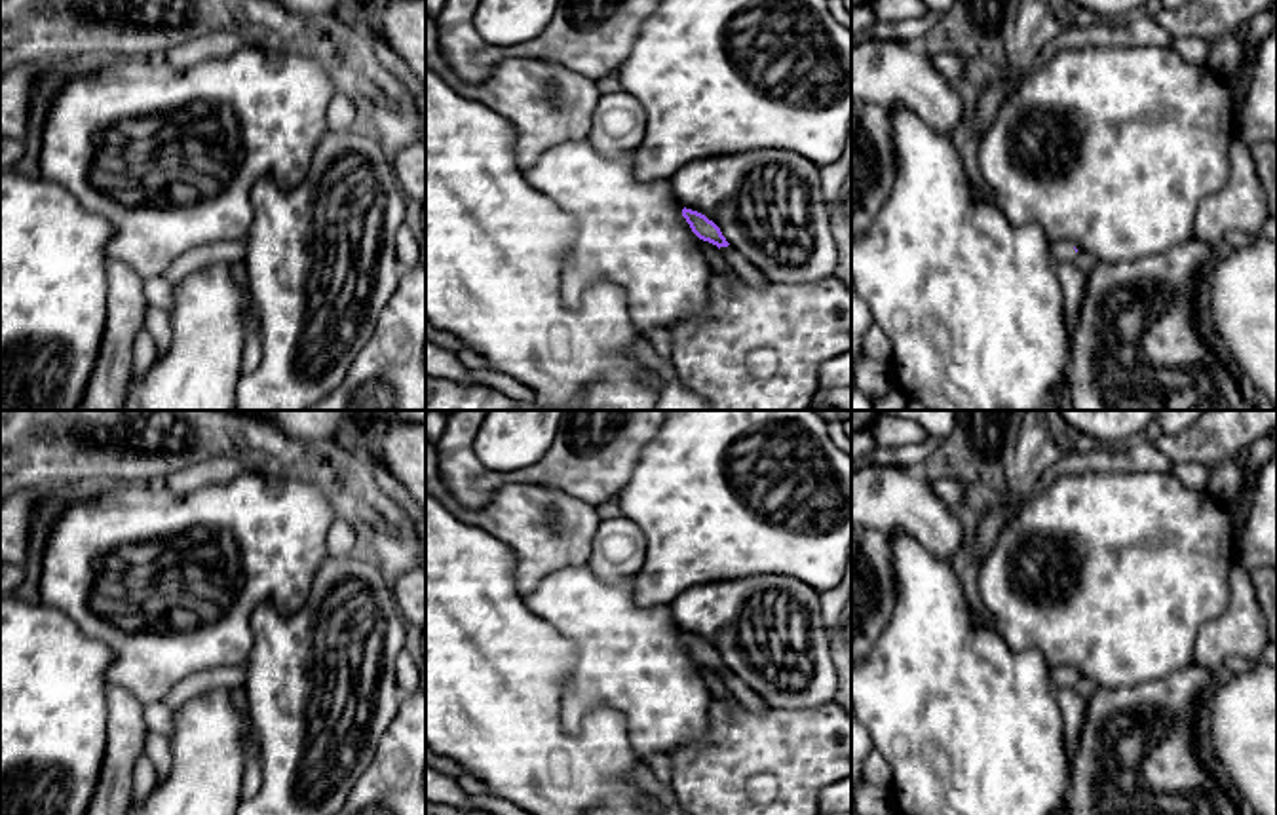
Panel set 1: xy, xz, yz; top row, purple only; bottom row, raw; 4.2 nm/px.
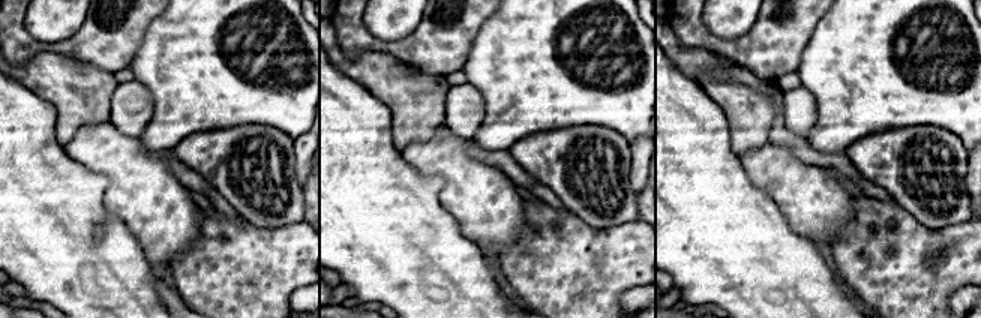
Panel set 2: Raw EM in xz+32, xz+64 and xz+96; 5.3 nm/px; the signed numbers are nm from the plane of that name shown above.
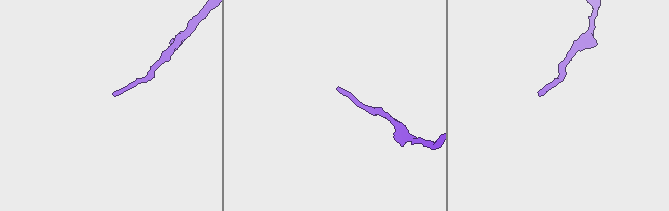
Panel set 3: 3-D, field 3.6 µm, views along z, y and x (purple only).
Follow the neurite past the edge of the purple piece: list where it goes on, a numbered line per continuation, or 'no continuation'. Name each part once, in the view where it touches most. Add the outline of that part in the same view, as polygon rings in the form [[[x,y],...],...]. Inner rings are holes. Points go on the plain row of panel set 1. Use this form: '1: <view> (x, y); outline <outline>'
1: yz (1061, 677); outline [[[1064,667],[1051,669],[1051,680],[1057,688],[1070,688],[1076,680],[1074,671]]]

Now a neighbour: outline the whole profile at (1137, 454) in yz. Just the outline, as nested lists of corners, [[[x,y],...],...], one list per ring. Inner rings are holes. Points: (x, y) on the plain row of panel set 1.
[[[1131,441],[1121,446],[1104,446],[1087,454],[1072,452],[1051,465],[1032,486],[1024,498],[1017,498],[1019,505],[1039,496],[1060,475],[1079,473],[1133,473],[1155,471],[1171,473],[1172,462],[1157,450],[1155,445]]]

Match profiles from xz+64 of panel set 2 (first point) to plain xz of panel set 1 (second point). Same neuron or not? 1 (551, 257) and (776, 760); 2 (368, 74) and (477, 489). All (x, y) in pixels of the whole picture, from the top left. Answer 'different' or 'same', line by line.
1: same
2: different

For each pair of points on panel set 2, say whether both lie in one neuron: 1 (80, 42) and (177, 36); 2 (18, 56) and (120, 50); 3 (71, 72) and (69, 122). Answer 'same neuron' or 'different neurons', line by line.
1: different neurons
2: same neuron
3: same neuron

